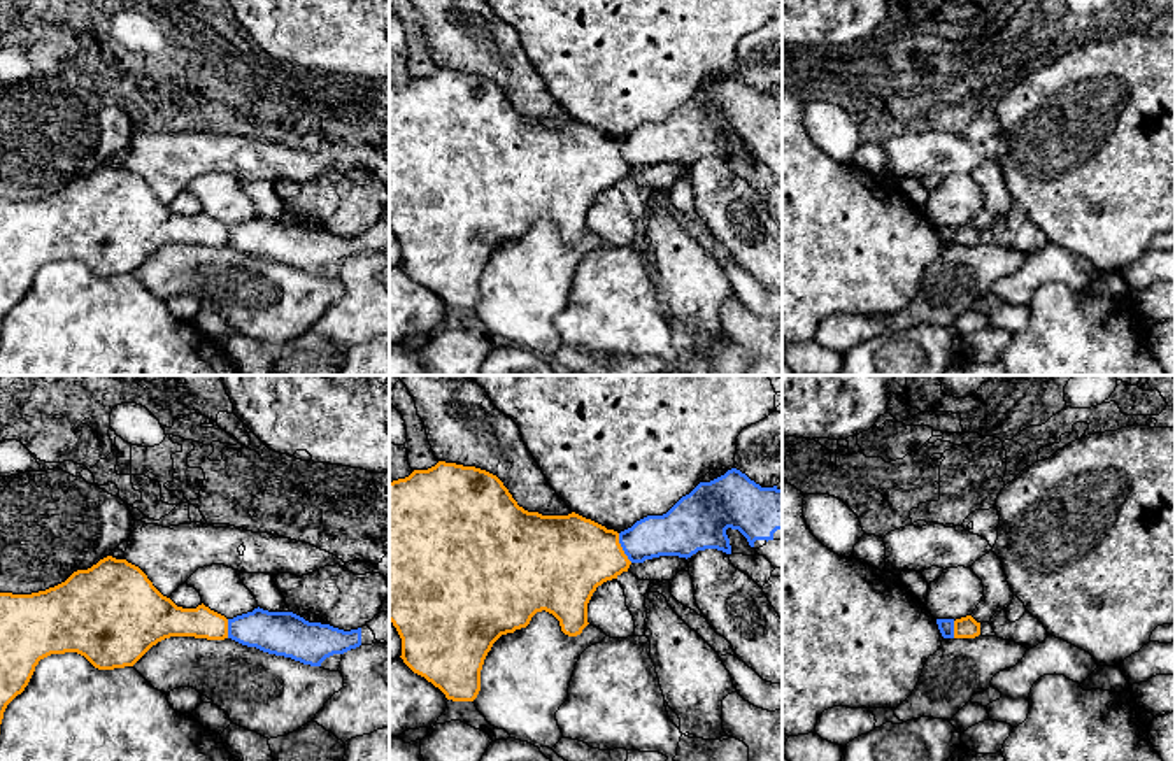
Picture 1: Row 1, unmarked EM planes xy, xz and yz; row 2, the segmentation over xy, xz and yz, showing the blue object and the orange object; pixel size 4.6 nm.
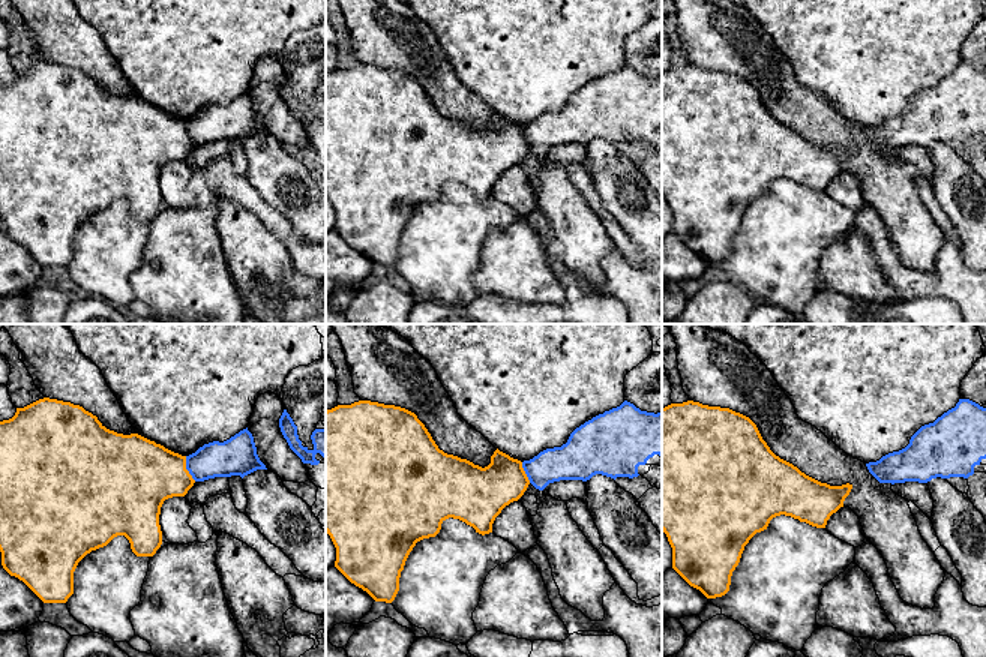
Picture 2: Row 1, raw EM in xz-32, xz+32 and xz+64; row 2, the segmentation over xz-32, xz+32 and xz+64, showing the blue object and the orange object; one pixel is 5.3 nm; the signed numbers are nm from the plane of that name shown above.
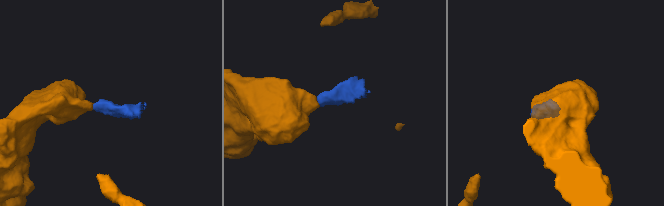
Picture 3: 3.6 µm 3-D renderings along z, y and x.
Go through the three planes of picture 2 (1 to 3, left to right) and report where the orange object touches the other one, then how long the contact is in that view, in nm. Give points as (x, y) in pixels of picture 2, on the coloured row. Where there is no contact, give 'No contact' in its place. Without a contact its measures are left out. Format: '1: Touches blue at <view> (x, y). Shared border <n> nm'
1: Touches blue at xz-32 (186, 468). Shared border 150 nm
2: Touches blue at xz+32 (526, 473). Shared border 120 nm
3: No contact

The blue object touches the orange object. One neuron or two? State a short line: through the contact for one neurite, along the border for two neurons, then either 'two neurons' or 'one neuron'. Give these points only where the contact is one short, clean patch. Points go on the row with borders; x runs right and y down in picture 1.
line xz (618, 533), (618, 542), (632, 561); two neurons

